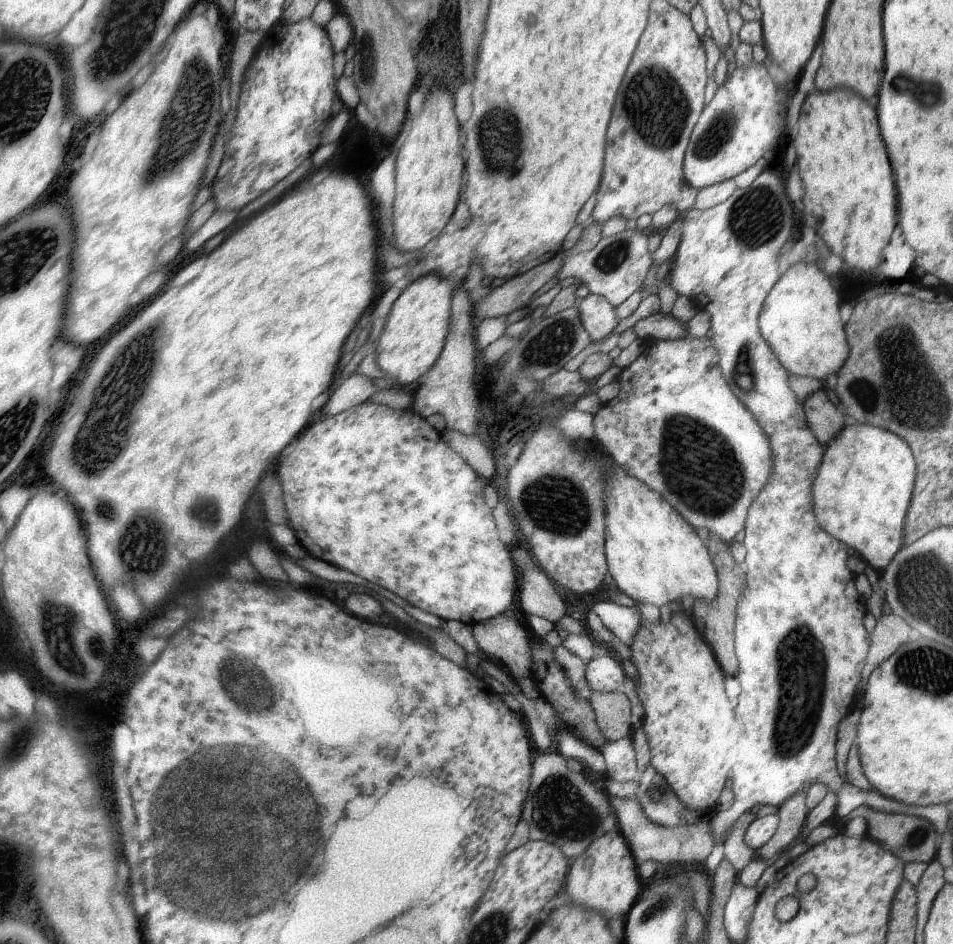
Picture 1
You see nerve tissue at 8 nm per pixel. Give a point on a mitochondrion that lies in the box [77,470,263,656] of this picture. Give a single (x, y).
(142, 544)

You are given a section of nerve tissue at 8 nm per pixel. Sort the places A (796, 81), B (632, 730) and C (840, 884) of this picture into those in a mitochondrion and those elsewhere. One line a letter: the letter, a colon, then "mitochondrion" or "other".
A: other
B: other
C: other

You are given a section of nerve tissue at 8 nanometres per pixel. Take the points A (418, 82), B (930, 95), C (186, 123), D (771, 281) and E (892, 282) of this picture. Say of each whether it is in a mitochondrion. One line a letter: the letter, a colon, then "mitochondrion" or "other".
A: other
B: mitochondrion
C: mitochondrion
D: other
E: other

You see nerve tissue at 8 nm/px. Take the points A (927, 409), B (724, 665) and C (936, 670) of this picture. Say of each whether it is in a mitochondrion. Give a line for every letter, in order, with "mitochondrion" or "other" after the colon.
A: mitochondrion
B: other
C: mitochondrion

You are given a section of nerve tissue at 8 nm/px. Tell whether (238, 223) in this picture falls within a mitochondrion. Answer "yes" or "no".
no

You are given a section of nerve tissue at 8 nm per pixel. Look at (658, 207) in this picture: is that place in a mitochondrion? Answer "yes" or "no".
no

